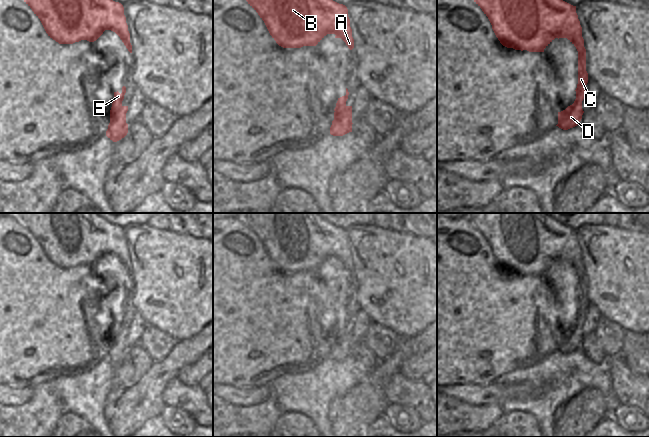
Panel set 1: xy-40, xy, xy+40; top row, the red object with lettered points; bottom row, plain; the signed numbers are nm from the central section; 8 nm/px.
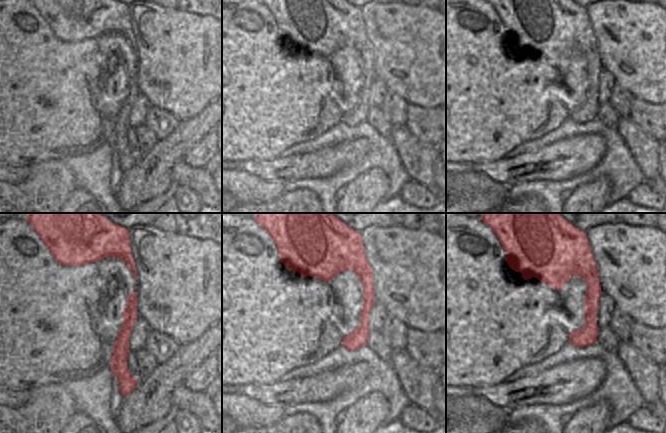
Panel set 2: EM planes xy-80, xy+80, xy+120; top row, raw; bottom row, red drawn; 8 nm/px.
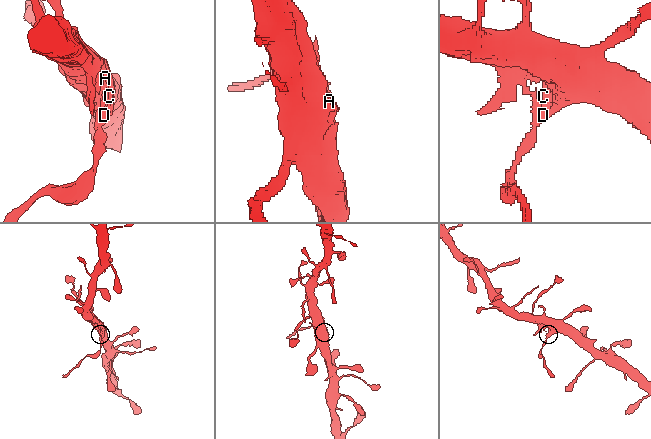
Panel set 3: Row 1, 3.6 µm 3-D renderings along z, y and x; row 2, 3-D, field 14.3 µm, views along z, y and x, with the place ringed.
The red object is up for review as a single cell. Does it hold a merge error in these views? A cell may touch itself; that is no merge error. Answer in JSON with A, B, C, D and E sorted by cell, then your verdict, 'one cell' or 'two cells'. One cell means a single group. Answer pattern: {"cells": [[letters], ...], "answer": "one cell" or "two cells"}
{"cells": [["A", "B", "C", "D"], ["E"]], "answer": "two cells"}

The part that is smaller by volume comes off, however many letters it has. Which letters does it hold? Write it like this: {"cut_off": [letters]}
{"cut_off": ["E"]}

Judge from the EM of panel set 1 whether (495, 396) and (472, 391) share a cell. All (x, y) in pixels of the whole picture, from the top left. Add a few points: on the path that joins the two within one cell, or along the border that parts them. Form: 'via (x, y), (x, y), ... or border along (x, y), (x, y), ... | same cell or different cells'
via (489, 394), (478, 394) | same cell

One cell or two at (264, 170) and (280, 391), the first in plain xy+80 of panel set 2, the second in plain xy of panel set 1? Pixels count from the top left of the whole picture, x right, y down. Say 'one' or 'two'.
two

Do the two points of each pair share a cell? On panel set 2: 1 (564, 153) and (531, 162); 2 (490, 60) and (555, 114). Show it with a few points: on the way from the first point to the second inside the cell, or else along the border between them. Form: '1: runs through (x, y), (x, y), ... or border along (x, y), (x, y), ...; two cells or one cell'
1: runs through (556, 160), (539, 161); one cell
2: runs through (508, 78), (531, 101), (545, 101); one cell

